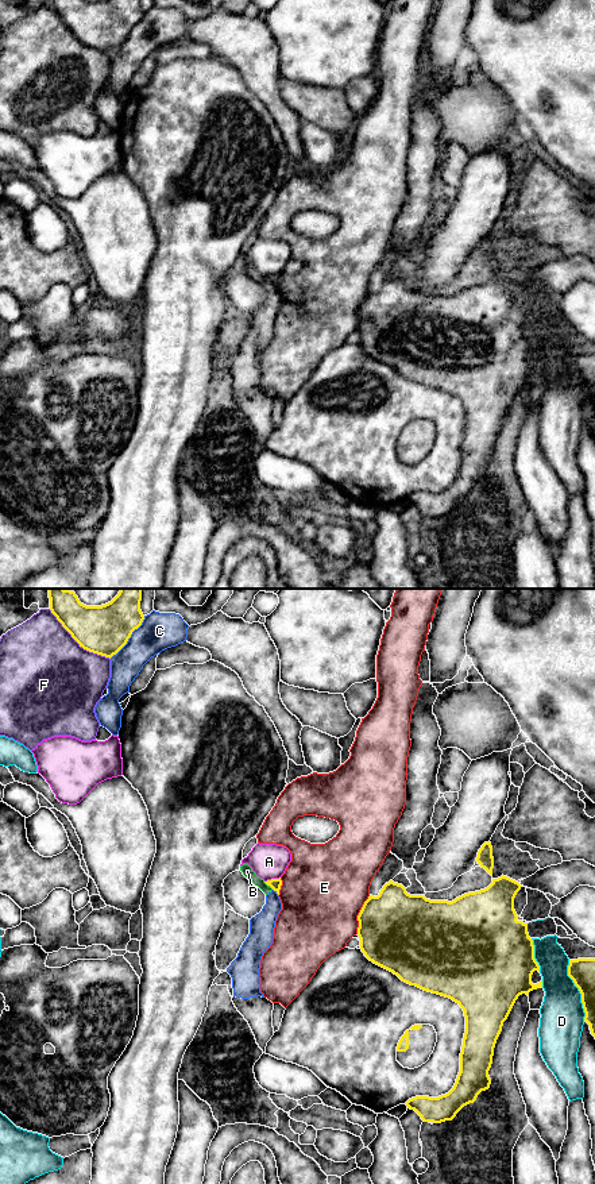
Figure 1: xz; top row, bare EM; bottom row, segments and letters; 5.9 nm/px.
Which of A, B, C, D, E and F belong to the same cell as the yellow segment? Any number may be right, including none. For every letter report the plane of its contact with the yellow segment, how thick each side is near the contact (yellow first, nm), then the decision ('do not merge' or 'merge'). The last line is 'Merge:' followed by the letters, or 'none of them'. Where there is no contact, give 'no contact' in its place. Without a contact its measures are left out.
A: xz | 70/220 nm | do not merge
B: xz | 70/70 nm | do not merge
C: xz | 300/220 nm | do not merge
D: xz | 500/180 nm | do not merge
E: xz | 460/480 nm | do not merge
F: xz | 300/500 nm | do not merge
Merge: none of them

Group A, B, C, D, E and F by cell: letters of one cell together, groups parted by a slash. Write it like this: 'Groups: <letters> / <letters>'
Groups: A / B C / D / E / F

